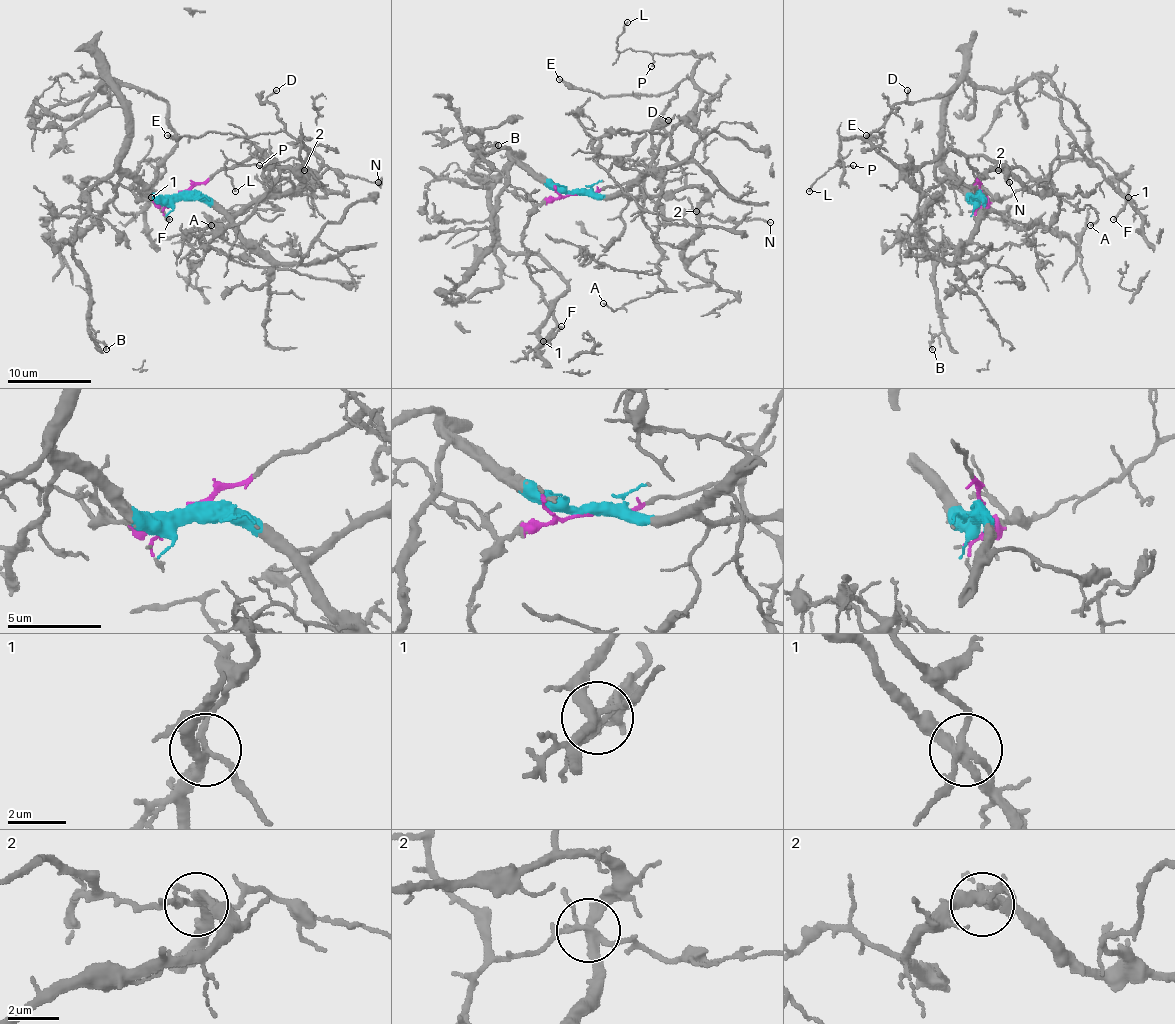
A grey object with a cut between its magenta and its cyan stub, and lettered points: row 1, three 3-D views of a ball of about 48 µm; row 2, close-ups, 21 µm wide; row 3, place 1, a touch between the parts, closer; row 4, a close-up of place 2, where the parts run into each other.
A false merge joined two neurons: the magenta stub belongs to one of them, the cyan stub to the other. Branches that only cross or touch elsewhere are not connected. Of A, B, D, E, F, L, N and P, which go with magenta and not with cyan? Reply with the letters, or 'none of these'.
A, D, E, F, L, N, P

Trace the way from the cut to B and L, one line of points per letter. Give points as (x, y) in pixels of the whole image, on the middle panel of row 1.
B: (574, 192), (545, 186), (509, 150), (480, 154), (480, 133), (467, 129), (465, 142), (482, 154), (498, 146)
L: (574, 194), (639, 182), (660, 142), (698, 100), (692, 79), (696, 53), (618, 51), (616, 39), (627, 22)

